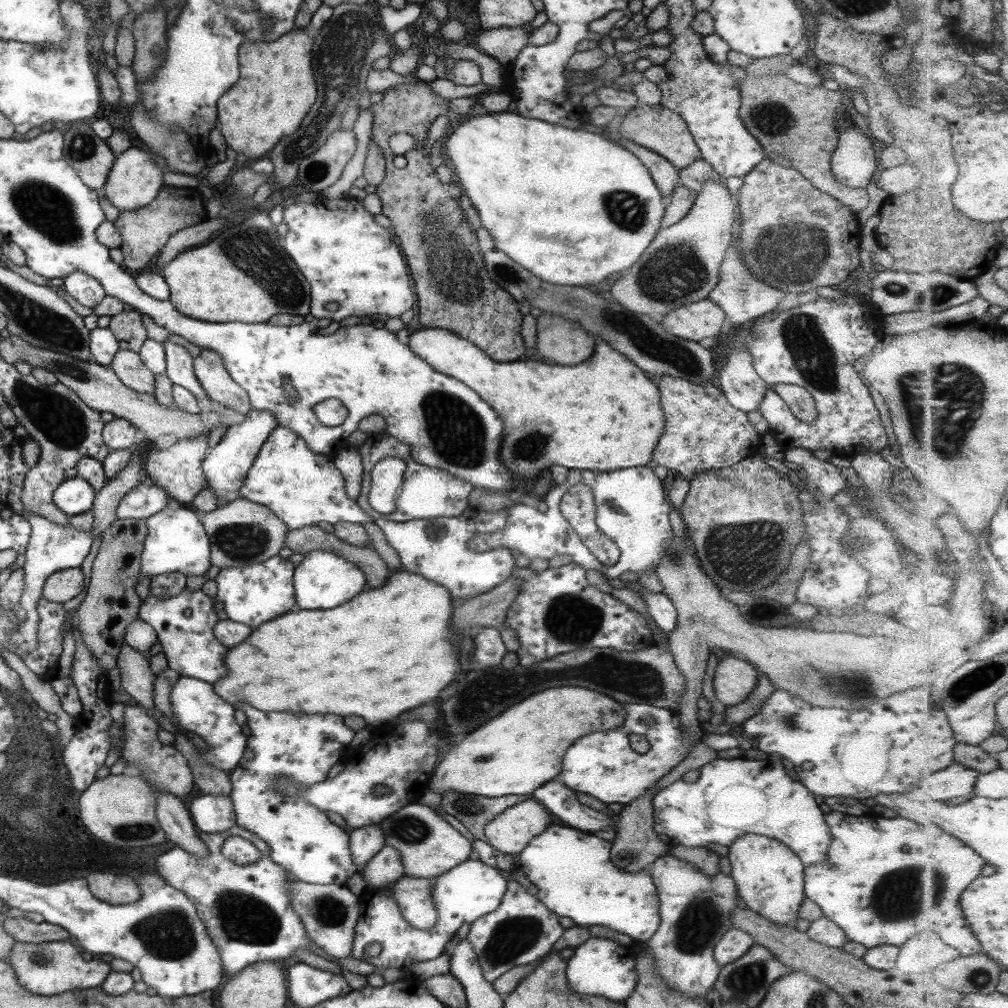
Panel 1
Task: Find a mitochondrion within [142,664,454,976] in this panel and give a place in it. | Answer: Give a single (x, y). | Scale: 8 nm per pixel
(244, 918)

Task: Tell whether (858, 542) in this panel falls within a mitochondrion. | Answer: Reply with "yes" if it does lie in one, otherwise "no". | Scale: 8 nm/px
yes

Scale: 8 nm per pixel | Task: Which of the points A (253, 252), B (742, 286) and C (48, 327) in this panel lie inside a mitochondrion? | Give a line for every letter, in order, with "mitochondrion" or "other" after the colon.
A: mitochondrion
B: mitochondrion
C: mitochondrion

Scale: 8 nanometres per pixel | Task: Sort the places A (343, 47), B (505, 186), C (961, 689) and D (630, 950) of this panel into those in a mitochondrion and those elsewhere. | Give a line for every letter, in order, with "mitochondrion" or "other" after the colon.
A: mitochondrion
B: other
C: mitochondrion
D: other

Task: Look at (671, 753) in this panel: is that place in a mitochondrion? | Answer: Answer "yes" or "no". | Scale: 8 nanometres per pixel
no

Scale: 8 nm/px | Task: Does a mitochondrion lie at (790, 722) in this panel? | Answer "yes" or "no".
yes

